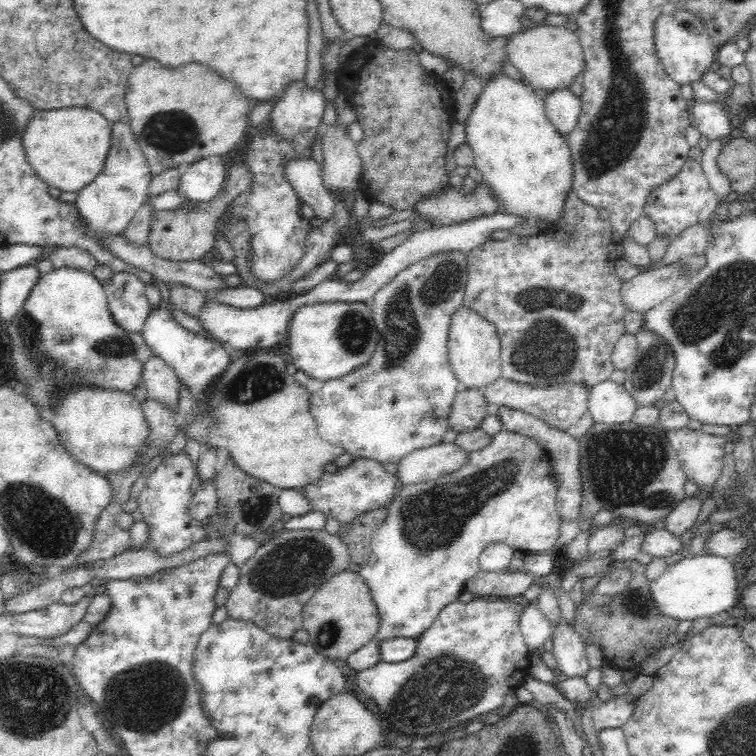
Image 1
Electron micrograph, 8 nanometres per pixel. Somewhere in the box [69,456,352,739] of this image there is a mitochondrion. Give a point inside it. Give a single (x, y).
(143, 699)

